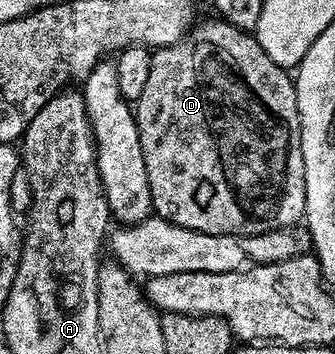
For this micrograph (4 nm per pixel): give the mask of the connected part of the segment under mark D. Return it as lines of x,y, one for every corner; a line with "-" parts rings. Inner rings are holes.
221,18
206,20
190,29
177,44
159,48
151,55
148,82
144,97
133,105
134,119
138,121
140,148
144,154
144,166
148,170
148,186
154,203
153,211
162,219
188,230
200,230
204,234
240,234
267,232
277,228
293,228
306,215
306,187
304,186
304,154
300,146
302,131
298,117
296,90
291,73
276,66
268,54
256,42
249,31
237,28
-
152,96
158,96
153,104

